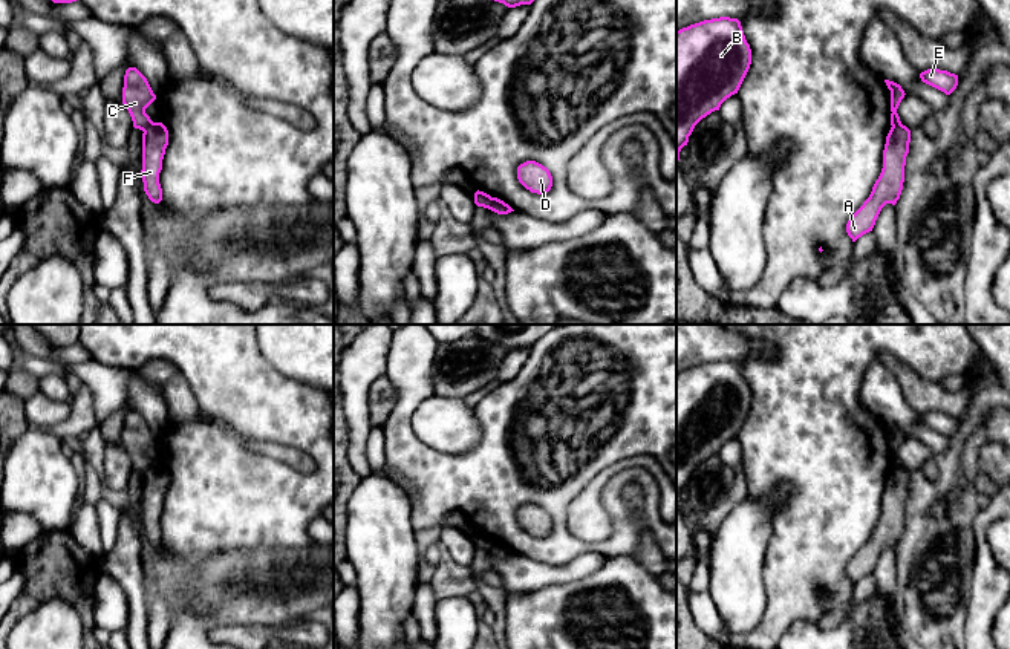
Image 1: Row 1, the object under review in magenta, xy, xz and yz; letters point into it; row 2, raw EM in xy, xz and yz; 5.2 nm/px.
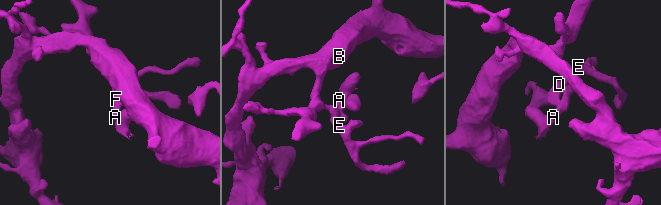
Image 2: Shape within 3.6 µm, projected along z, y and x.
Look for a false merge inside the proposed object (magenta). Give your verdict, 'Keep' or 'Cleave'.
Cleave

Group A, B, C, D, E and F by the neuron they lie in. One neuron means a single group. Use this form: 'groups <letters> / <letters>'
groups A D F / B C E

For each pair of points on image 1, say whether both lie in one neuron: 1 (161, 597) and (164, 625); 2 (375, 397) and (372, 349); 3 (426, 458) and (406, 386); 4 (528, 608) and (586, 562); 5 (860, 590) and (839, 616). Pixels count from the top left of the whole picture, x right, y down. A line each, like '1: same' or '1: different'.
1: same
2: different
3: same
4: different
5: same

